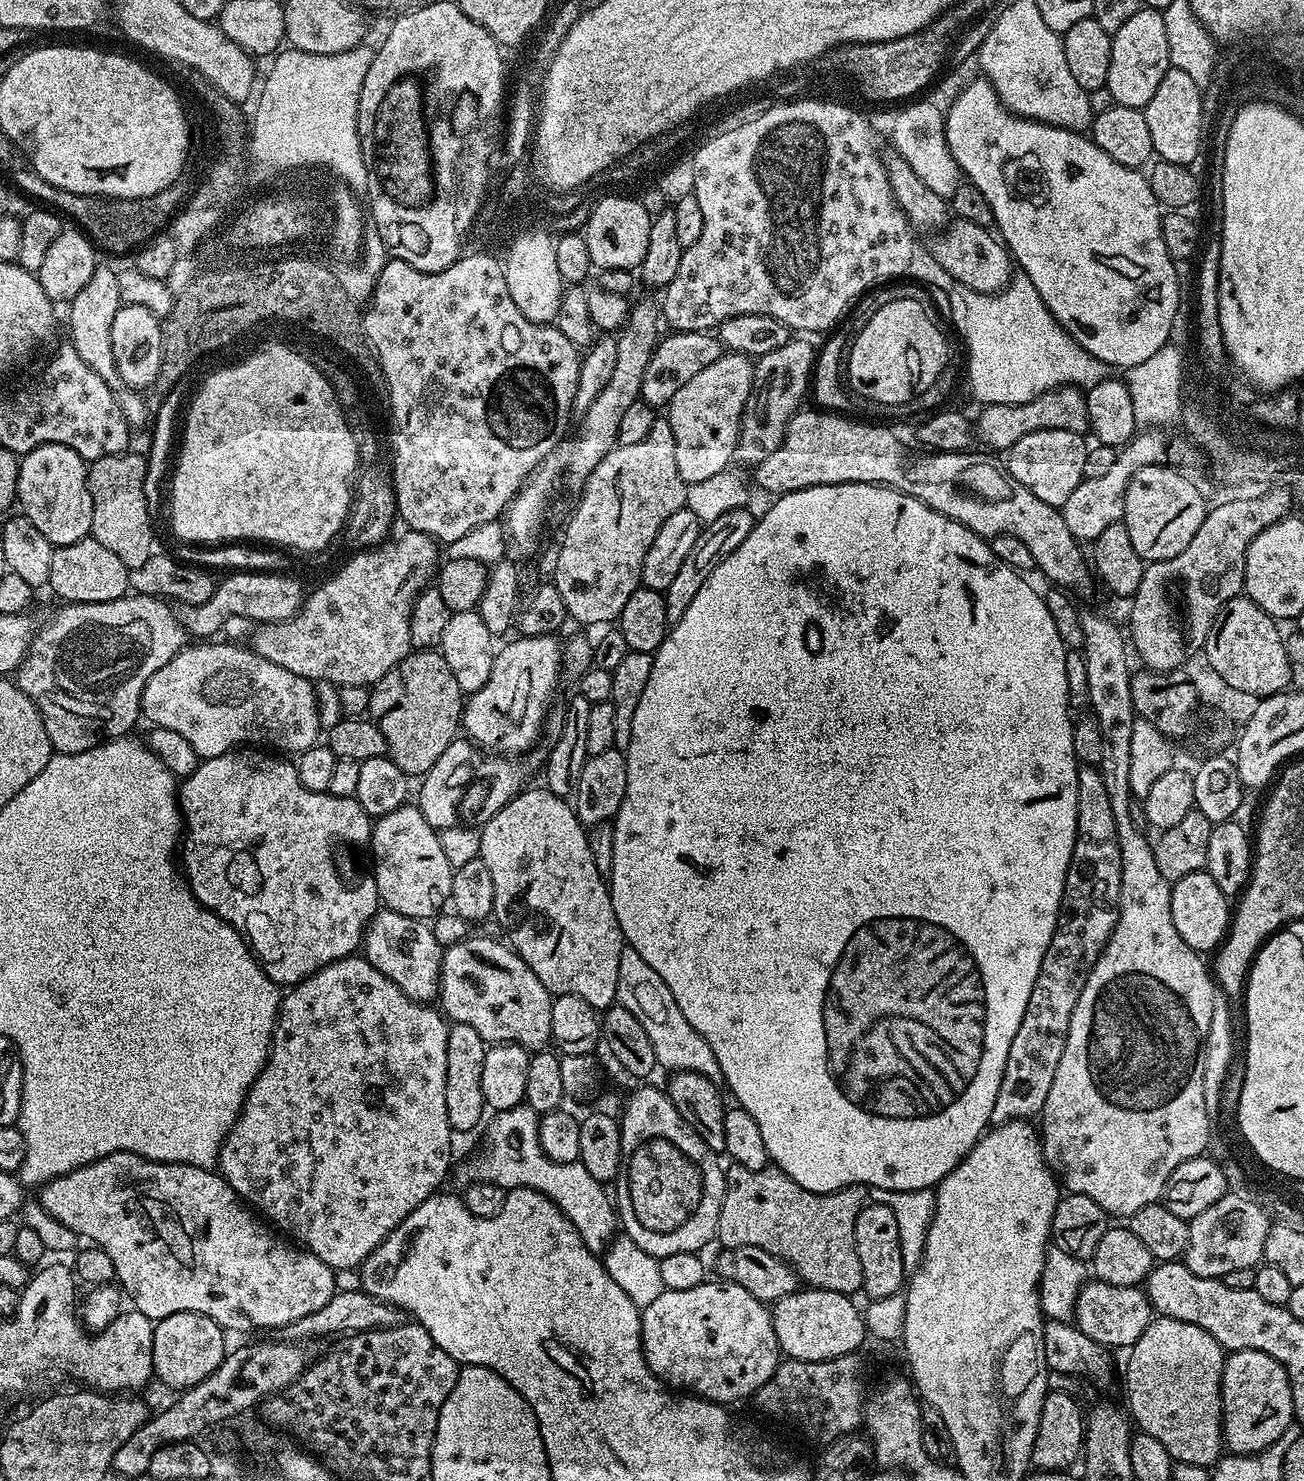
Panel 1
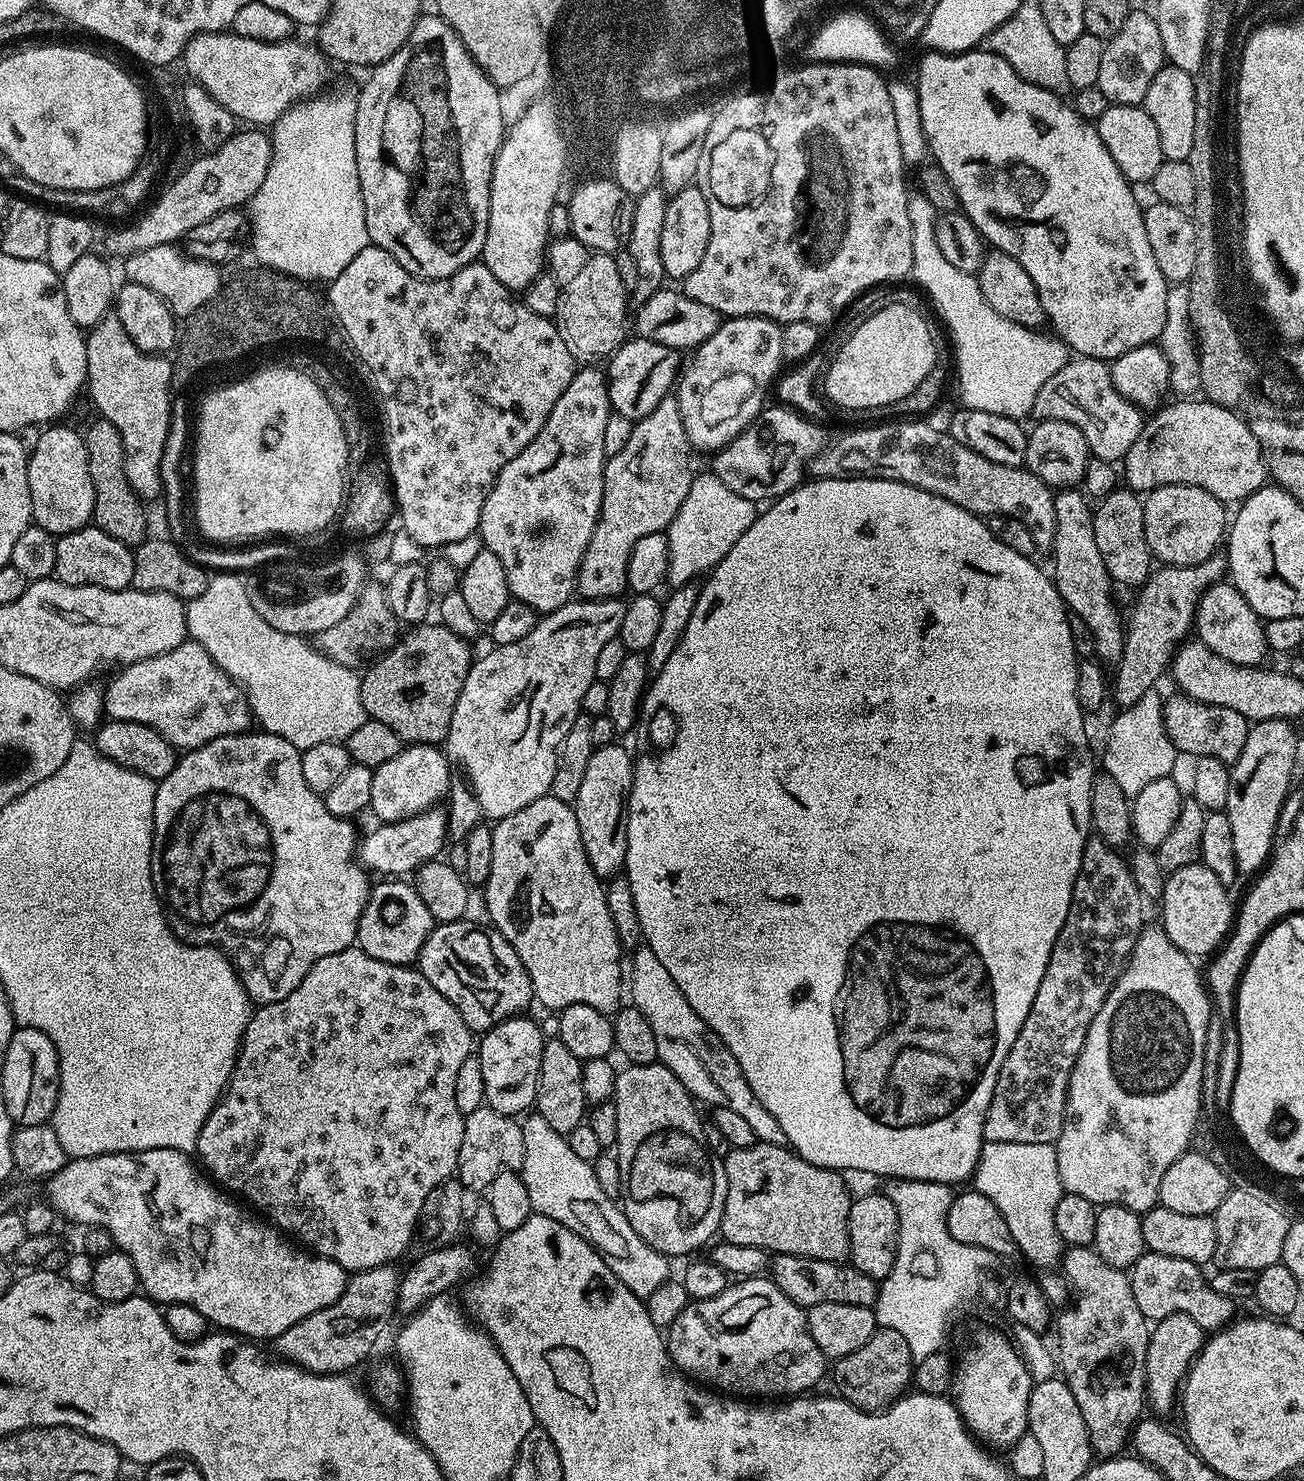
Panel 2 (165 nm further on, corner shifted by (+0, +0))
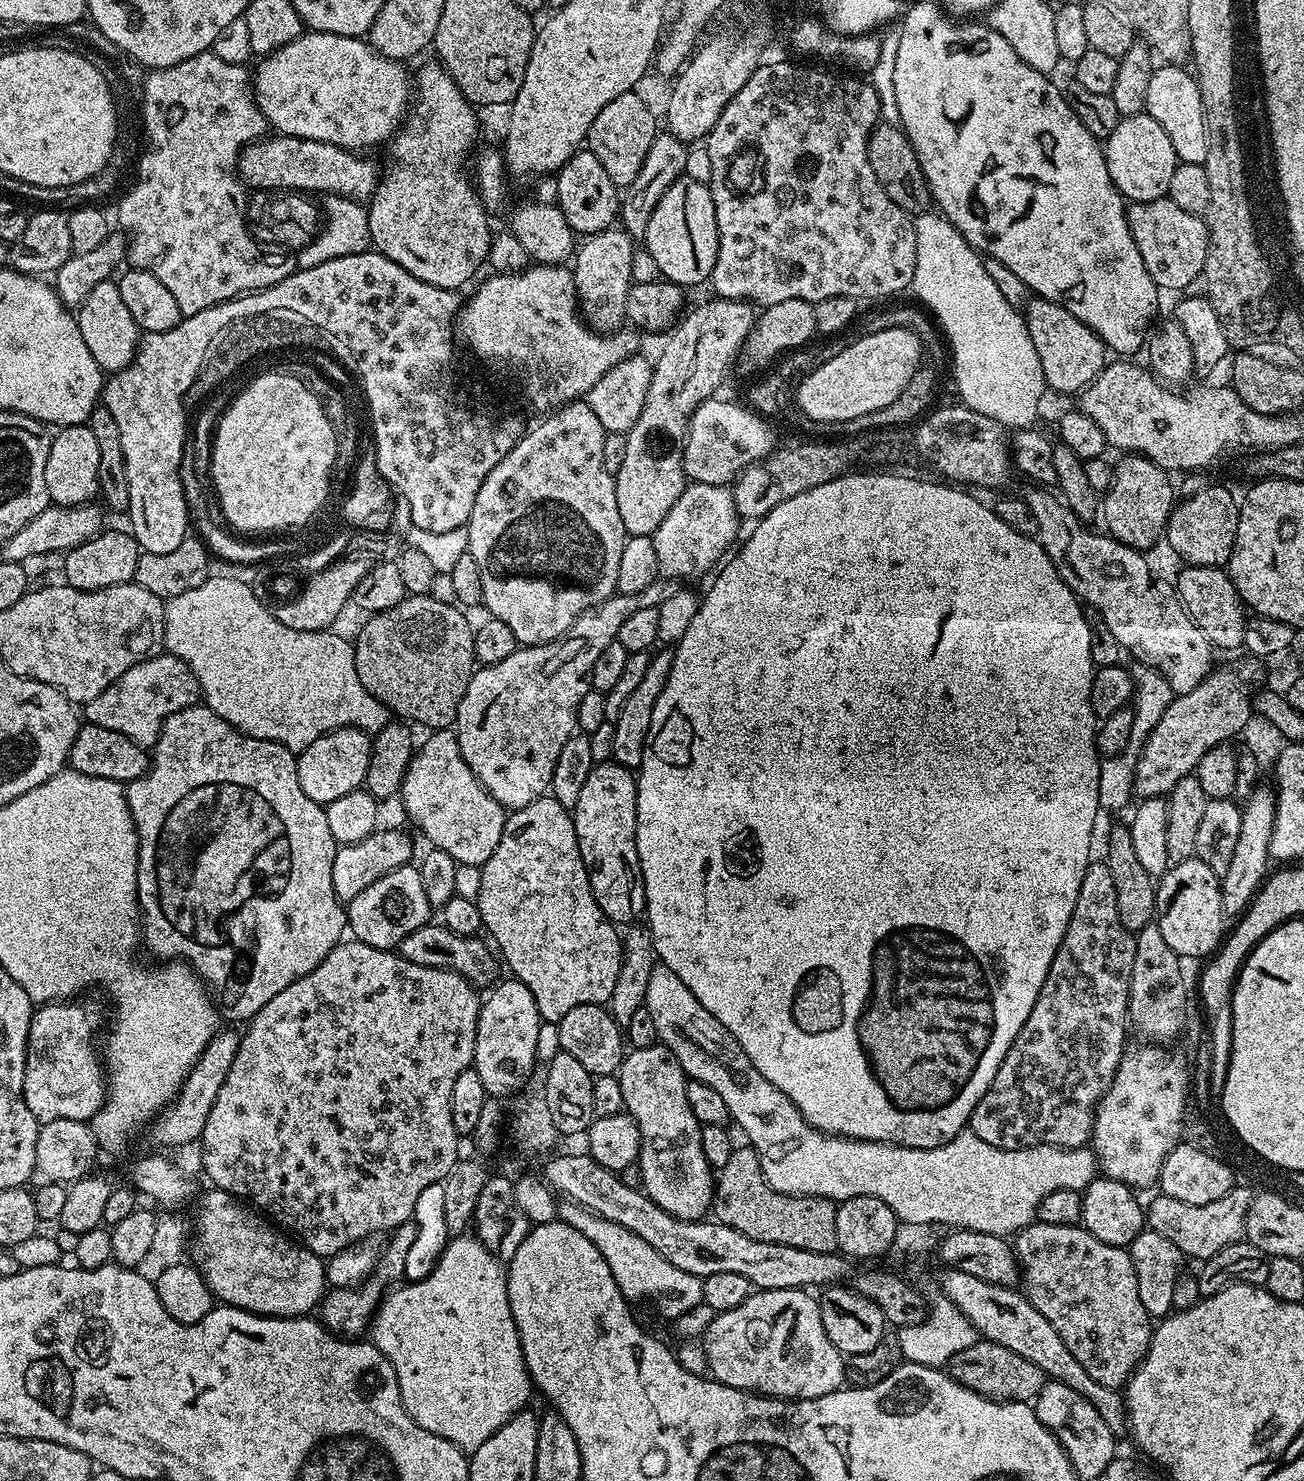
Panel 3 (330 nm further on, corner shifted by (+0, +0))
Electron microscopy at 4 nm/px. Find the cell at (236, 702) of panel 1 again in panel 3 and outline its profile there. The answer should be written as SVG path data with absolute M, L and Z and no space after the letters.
M153 654L148 659L130 666L98 698L83 705L82 716L87 723L106 726L106 730L118 730L145 750L151 749L160 736L162 726L170 714L186 710L201 699L200 684L194 678L190 666L171 654Z

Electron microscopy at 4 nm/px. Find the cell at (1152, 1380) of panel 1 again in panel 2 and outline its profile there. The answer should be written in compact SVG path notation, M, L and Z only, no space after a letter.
M1170 1314L1166 1318L1155 1321L1154 1327L1148 1333L1148 1349L1146 1350L1146 1404L1149 1409L1153 1408L1153 1413L1168 1412L1171 1408L1175 1409L1178 1404L1178 1389L1182 1381L1188 1374L1192 1363L1196 1361L1196 1356L1203 1348L1206 1339L1206 1333L1203 1328L1190 1318L1190 1314Z

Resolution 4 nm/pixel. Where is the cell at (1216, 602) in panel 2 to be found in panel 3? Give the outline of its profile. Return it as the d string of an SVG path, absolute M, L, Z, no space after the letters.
M1189 564L1181 569L1181 572L1174 576L1176 596L1182 602L1186 614L1190 614L1194 626L1198 626L1202 634L1206 634L1213 649L1239 649L1244 643L1248 616L1246 605L1241 600L1232 577L1223 567L1211 568L1201 564Z

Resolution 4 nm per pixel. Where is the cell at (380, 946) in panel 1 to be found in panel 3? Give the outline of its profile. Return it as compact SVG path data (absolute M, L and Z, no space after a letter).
M411 863L403 864L398 870L378 878L362 894L346 904L346 924L351 935L361 940L366 946L385 950L399 949L402 938L406 934L414 934L421 926L429 923L434 909L426 898L426 890L422 890L422 878L419 867Z

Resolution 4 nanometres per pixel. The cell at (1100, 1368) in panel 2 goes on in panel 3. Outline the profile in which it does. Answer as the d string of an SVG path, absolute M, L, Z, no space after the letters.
M1039 1222L1027 1224L1016 1233L1014 1249L1022 1273L1022 1291L1034 1310L1058 1330L1070 1354L1078 1358L1082 1370L1086 1370L1094 1382L1102 1382L1107 1388L1123 1389L1132 1377L1132 1371L1142 1362L1154 1327L1153 1317L1149 1316L1146 1306L1142 1306L1142 1298L1138 1298L1138 1274L1134 1274L1131 1251L1098 1242L1098 1238L1080 1224L1050 1226Z

